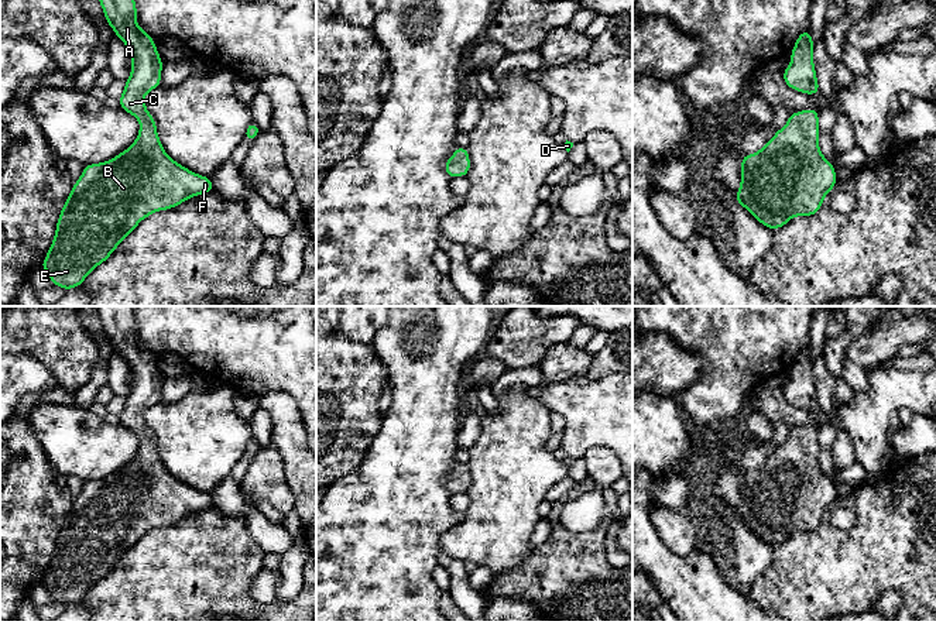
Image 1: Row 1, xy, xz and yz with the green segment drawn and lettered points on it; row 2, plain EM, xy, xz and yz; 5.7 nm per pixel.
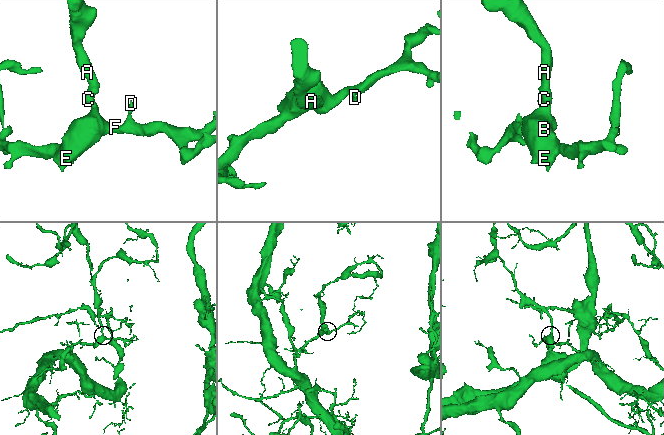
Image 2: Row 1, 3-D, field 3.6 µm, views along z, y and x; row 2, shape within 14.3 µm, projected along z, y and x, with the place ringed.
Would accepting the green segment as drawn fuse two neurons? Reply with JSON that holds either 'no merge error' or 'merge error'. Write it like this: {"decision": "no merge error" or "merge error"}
{"decision": "no merge error"}

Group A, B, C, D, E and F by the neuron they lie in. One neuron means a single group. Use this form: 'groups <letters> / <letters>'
groups A B C D E F

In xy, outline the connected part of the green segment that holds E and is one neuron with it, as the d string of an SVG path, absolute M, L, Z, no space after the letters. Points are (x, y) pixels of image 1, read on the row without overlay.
M96 306L104 334L131 371L131 390L119 414L120 423L137 433L140 449L136 457L114 474L83 483L56 538L55 553L41 583L54 603L65 607L80 603L86 591L104 579L117 562L147 532L172 525L189 514L215 507L208 493L176 480L160 459L157 439L148 429L144 412L161 401L162 377L154 356L137 340L137 323L131 306Z

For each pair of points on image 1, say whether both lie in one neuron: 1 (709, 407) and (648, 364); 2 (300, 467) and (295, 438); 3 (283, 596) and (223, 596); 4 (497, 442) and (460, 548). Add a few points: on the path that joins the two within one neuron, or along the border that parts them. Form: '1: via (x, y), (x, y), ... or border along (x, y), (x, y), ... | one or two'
1: border along (702, 360), (700, 376), (674, 395) | two
2: via (298, 460), (295, 445) | one
3: border along (301, 589), (291, 600), (276, 601) | two
4: via (497, 469), (497, 511), (487, 521) | one

